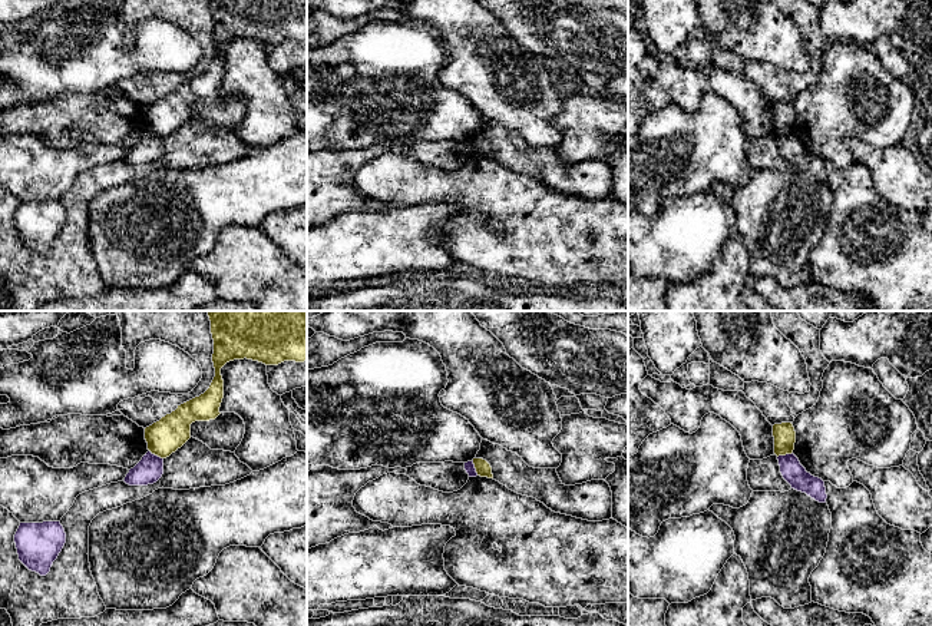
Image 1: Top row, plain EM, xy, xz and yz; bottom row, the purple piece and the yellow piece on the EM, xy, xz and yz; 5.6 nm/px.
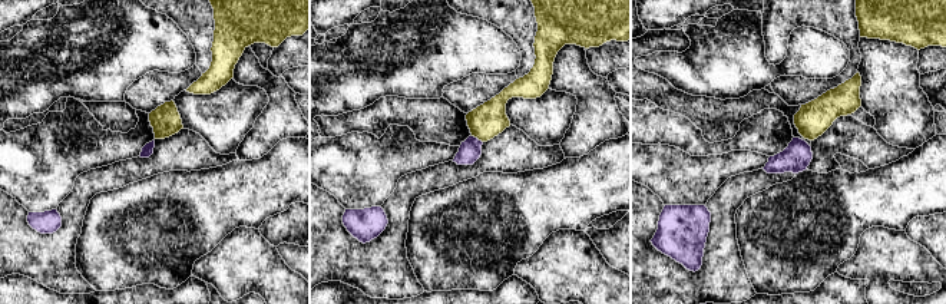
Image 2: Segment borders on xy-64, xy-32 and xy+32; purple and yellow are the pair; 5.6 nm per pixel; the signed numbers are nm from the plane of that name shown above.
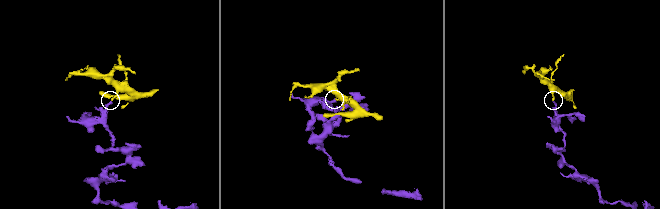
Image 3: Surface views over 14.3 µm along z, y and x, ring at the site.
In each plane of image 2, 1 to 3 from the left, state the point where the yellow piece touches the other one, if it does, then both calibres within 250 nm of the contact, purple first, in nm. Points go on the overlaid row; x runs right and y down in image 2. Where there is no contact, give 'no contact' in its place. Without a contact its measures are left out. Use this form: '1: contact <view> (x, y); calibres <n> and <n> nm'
1: no contact
2: contact xy-32 (476, 138); calibres 120 and 190 nm
3: no contact

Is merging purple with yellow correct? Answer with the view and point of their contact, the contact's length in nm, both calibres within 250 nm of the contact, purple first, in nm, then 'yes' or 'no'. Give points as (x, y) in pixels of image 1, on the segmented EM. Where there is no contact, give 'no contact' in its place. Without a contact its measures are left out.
meets purple in xz at (473, 467); contact 90 nm long; 60 nm thick on the purple side, 90 nm on the other; no

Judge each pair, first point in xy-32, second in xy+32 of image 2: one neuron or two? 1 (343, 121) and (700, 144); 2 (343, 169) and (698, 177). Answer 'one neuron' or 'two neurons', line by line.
1: one neuron
2: one neuron

